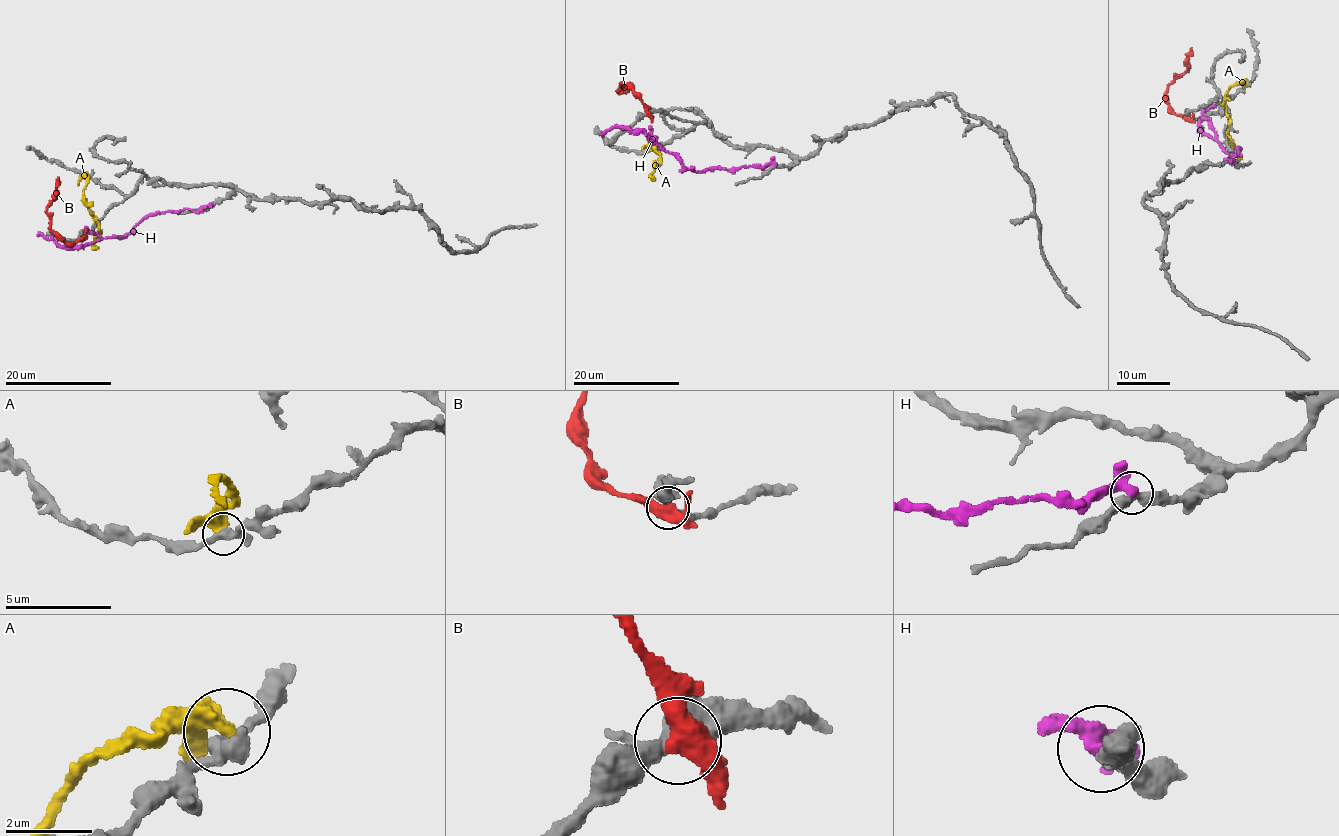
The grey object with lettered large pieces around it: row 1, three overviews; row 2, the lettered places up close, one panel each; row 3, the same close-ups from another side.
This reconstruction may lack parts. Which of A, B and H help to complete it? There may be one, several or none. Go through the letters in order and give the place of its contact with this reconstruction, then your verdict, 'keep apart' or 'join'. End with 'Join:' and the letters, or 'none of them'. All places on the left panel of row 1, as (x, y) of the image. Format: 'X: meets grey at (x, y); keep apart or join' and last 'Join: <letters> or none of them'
A: meets grey at (86, 174); keep apart
B: meets grey at (80, 238); keep apart
H: meets grey at (213, 204); keep apart
Join: none of them

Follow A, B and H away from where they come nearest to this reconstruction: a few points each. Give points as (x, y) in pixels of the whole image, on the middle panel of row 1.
A: (650, 150), (650, 136), (654, 150), (659, 155), (658, 165), (652, 173), (653, 181)
B: (647, 113), (646, 106), (623, 82), (618, 91), (632, 84)
H: (775, 165), (696, 172), (641, 132), (612, 126), (600, 135)

